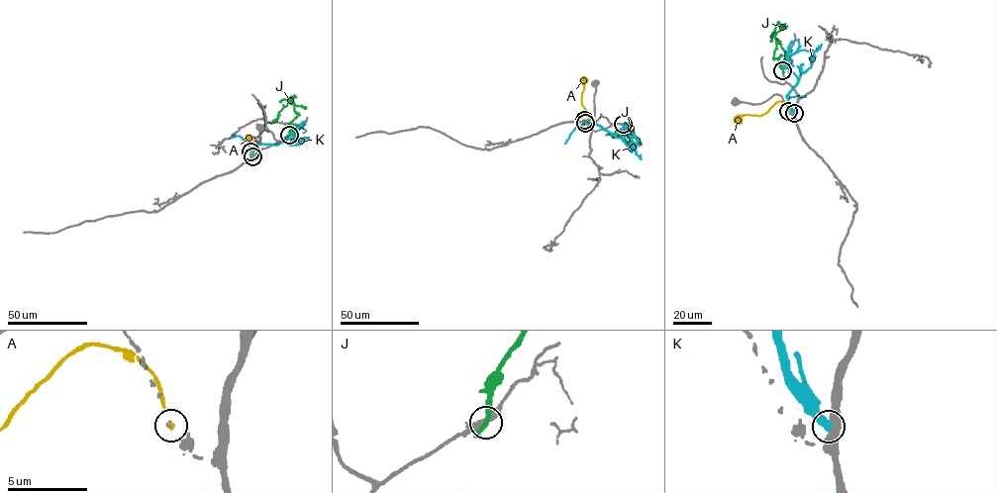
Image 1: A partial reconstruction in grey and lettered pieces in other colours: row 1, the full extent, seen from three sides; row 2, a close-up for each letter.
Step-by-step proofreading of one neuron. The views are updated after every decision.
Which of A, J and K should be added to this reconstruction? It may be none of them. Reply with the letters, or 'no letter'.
no letter

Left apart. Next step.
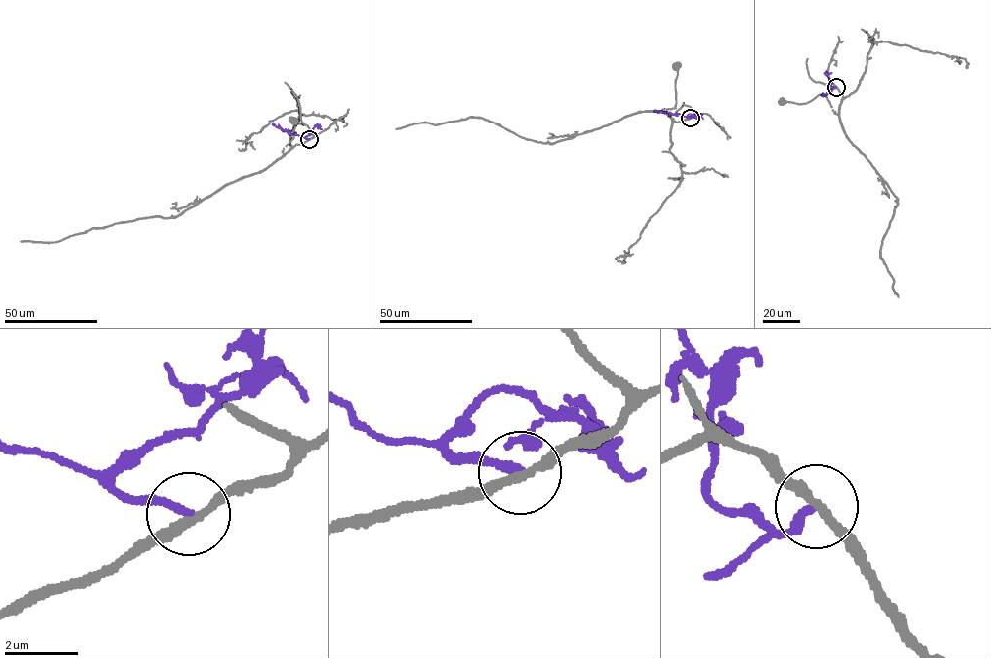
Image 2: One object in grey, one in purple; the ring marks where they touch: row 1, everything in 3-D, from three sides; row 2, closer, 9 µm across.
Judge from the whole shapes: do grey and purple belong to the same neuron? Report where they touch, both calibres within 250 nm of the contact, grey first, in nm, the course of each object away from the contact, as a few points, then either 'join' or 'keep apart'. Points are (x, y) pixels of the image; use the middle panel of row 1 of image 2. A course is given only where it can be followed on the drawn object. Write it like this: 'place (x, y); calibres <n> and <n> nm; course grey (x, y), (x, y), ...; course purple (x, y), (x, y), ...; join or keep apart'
place (690, 118); calibres 240 and 220 nm; course grey (690, 118), (677, 122), (663, 109), (675, 108), (675, 65); course purple (690, 118), (654, 110); keep apart

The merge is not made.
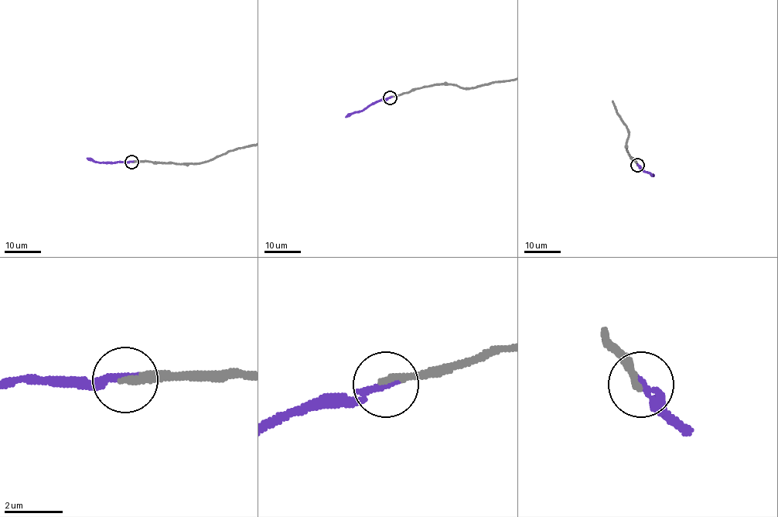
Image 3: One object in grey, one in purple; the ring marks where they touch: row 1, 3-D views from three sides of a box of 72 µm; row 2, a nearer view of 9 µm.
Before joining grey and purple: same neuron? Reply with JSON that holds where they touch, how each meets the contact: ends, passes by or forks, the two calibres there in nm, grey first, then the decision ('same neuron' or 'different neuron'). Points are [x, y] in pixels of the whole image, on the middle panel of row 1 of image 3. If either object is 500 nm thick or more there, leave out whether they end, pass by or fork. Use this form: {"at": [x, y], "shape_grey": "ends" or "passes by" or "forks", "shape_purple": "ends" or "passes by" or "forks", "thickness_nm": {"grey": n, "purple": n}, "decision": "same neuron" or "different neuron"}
{"at": [390, 97], "shape_grey": "ends", "shape_purple": "ends", "thickness_nm": {"grey": 240, "purple": 260}, "decision": "same neuron"}

